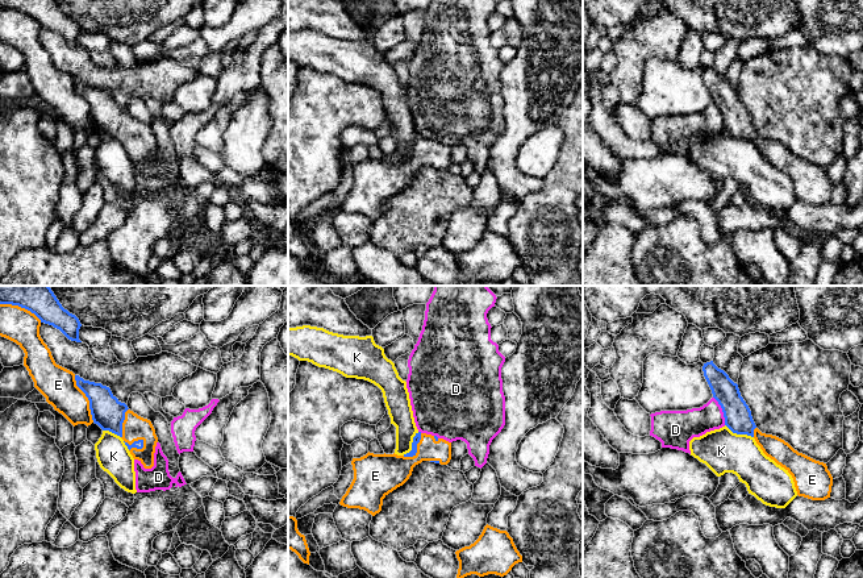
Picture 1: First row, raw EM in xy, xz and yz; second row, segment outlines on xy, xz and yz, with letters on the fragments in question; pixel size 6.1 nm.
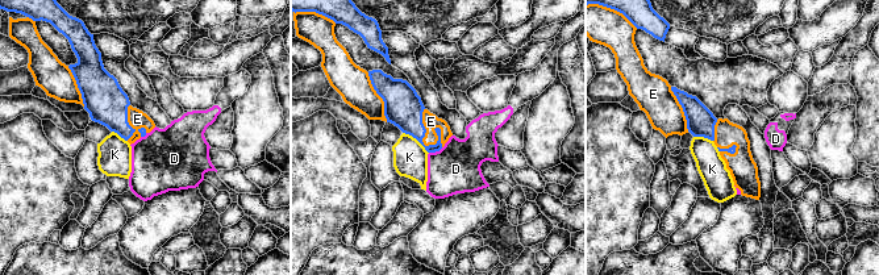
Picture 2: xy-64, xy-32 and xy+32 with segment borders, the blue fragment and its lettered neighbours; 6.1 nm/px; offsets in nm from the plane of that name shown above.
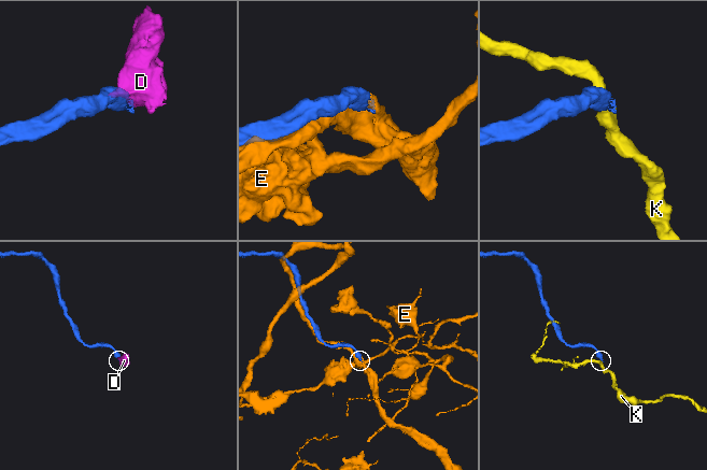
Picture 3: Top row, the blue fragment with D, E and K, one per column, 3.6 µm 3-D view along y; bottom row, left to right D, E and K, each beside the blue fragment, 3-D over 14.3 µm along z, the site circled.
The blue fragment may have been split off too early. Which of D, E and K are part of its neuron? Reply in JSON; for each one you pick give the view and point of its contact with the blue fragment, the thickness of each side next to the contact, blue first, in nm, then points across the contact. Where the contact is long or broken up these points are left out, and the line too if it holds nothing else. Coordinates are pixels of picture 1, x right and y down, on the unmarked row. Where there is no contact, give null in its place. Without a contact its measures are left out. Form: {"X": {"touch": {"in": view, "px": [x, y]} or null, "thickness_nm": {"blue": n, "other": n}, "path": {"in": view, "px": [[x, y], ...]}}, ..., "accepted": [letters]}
{"E": {"touch": {"in": "xy", "px": [88, 104]}, "thickness_nm": {"blue": 190, "other": 220}}, "accepted": ["E"]}

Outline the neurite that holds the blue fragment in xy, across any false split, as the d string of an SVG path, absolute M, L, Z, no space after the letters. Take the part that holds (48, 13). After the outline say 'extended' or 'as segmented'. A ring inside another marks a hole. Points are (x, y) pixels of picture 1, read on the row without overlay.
M0 0L0 41L24 55L24 71L46 107L74 132L95 128L120 141L133 163L151 174L158 147L151 126L130 116L109 92L84 86L57 70L39 41L42 28L82 47L79 24L64 14L55 0Z | extended

